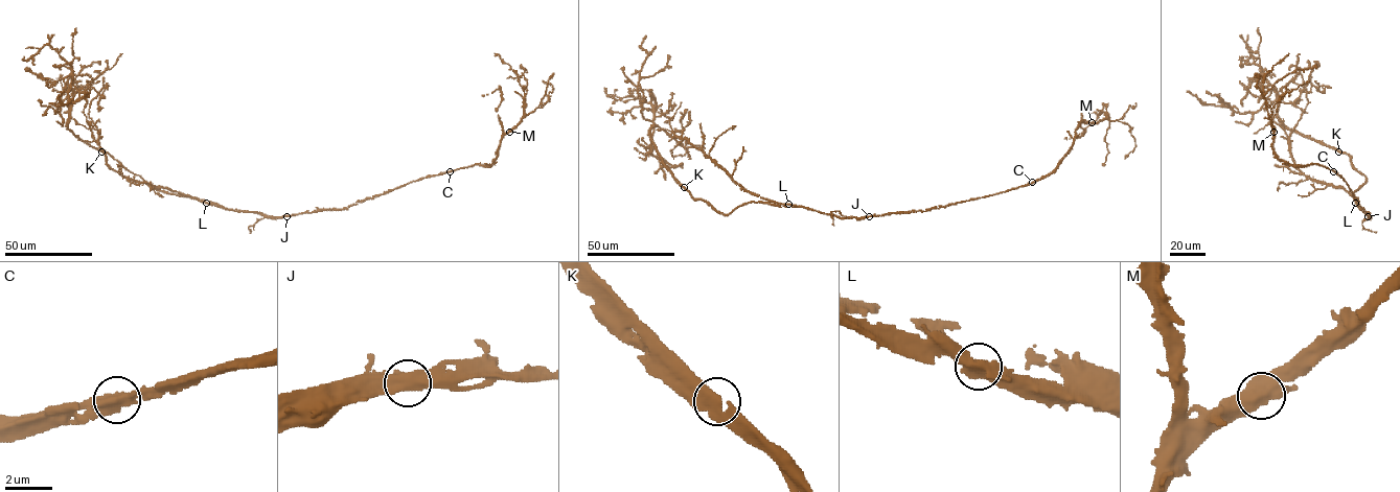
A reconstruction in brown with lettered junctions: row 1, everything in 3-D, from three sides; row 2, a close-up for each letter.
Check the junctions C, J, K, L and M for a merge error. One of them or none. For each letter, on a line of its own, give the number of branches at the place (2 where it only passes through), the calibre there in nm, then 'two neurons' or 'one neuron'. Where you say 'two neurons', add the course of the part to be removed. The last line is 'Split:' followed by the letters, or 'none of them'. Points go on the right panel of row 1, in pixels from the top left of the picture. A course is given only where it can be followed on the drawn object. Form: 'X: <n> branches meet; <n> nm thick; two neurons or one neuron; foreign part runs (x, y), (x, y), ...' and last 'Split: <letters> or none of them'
C: 2 branches meet; 550 nm thick; one neuron
J: 2 branches meet; 550 nm thick; one neuron
K: 2 branches meet; 600 nm thick; one neuron
L: 2 branches meet; 600 nm thick; one neuron
M: 2 branches meet; 600 nm thick; one neuron
Split: none of them

